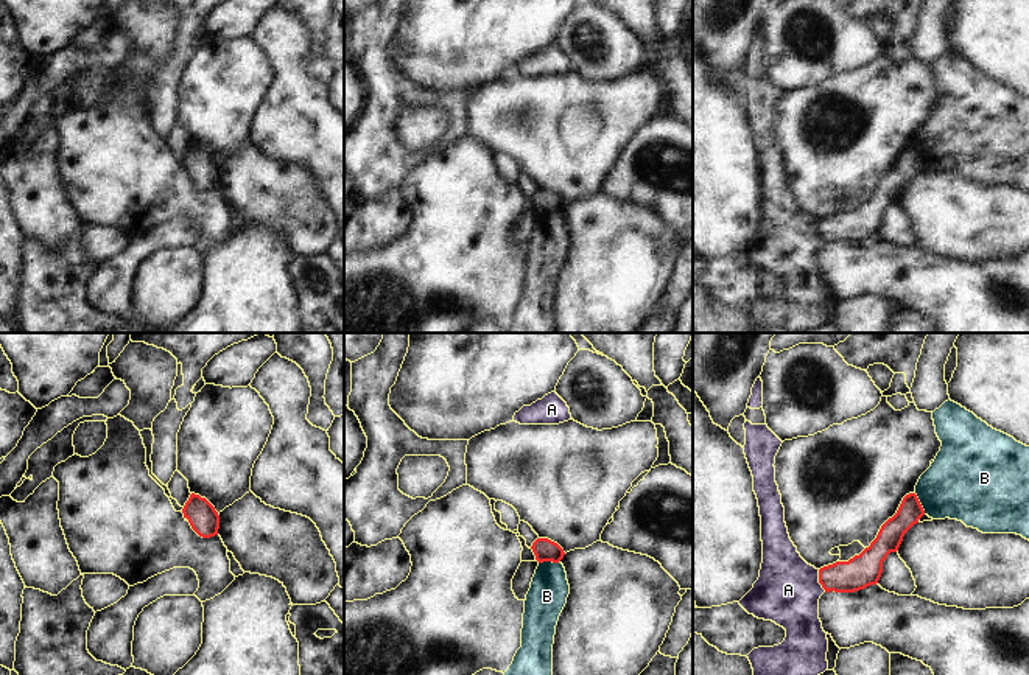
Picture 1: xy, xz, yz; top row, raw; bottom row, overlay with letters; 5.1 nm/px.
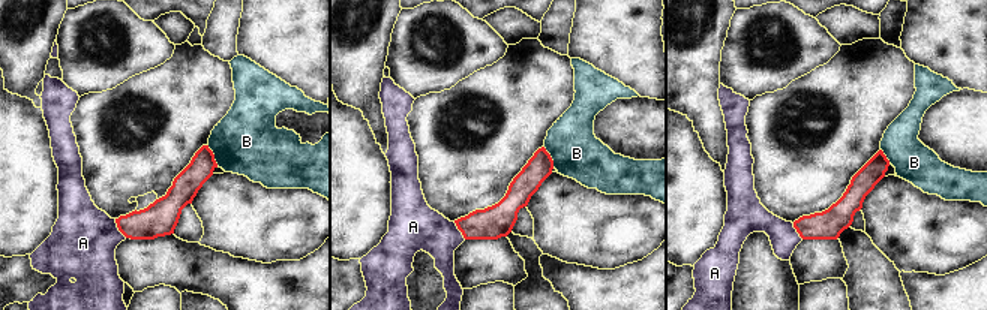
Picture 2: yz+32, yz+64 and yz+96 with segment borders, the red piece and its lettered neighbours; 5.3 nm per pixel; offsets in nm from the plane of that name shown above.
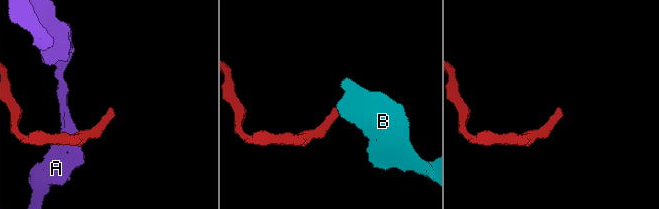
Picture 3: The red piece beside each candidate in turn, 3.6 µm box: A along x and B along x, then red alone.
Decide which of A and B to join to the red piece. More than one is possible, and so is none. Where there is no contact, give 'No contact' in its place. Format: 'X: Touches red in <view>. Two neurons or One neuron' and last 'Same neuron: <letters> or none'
A: Touches red in yz. Two neurons
B: Touches red in yz. Two neurons
Same neuron: none.

